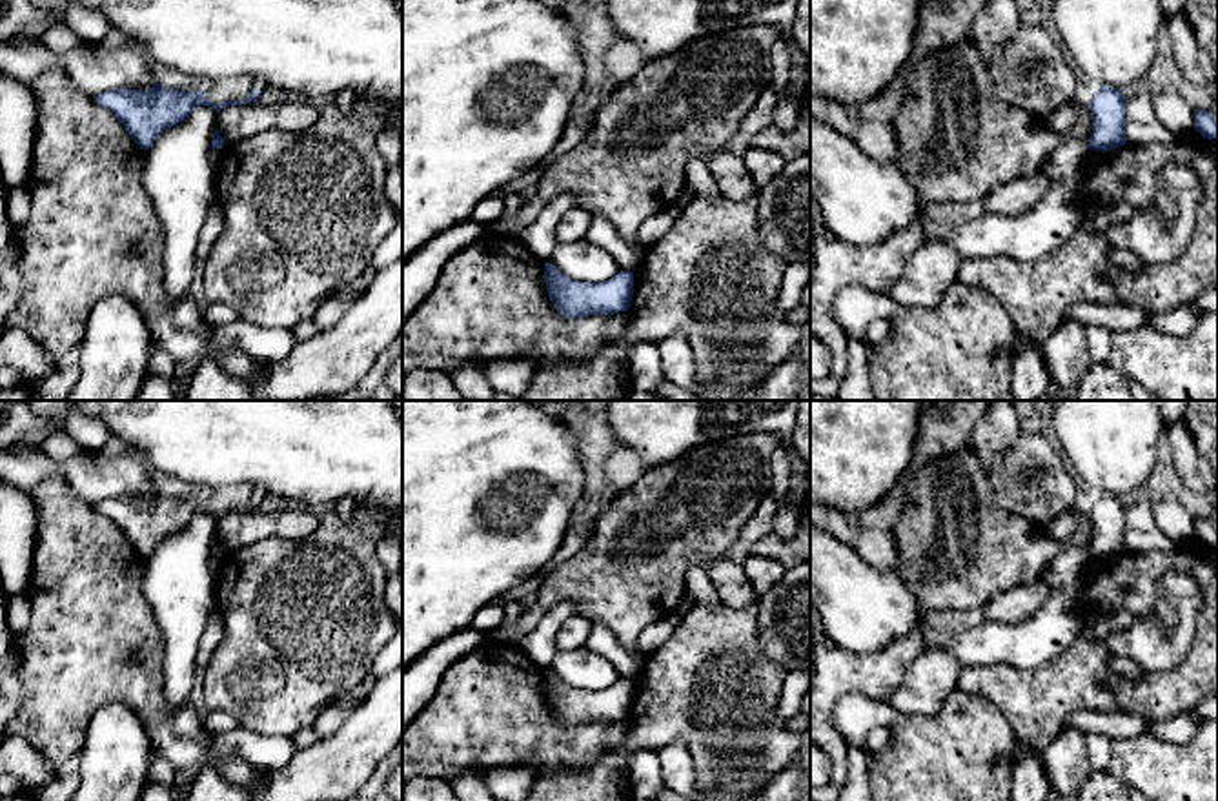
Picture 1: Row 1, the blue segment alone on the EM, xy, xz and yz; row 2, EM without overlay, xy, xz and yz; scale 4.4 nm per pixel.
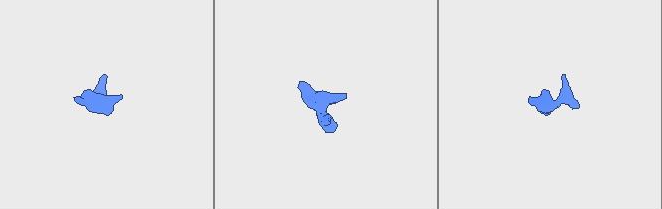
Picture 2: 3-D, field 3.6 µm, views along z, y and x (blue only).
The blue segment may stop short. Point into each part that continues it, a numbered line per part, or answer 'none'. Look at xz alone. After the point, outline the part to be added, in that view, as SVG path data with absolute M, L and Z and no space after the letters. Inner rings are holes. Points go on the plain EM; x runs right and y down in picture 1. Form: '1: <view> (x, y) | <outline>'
none

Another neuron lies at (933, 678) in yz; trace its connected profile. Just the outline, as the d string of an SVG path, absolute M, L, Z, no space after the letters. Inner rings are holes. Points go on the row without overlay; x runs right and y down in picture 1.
M936 646L923 650L908 666L888 705L901 714L936 715L959 688L965 664L952 650Z

